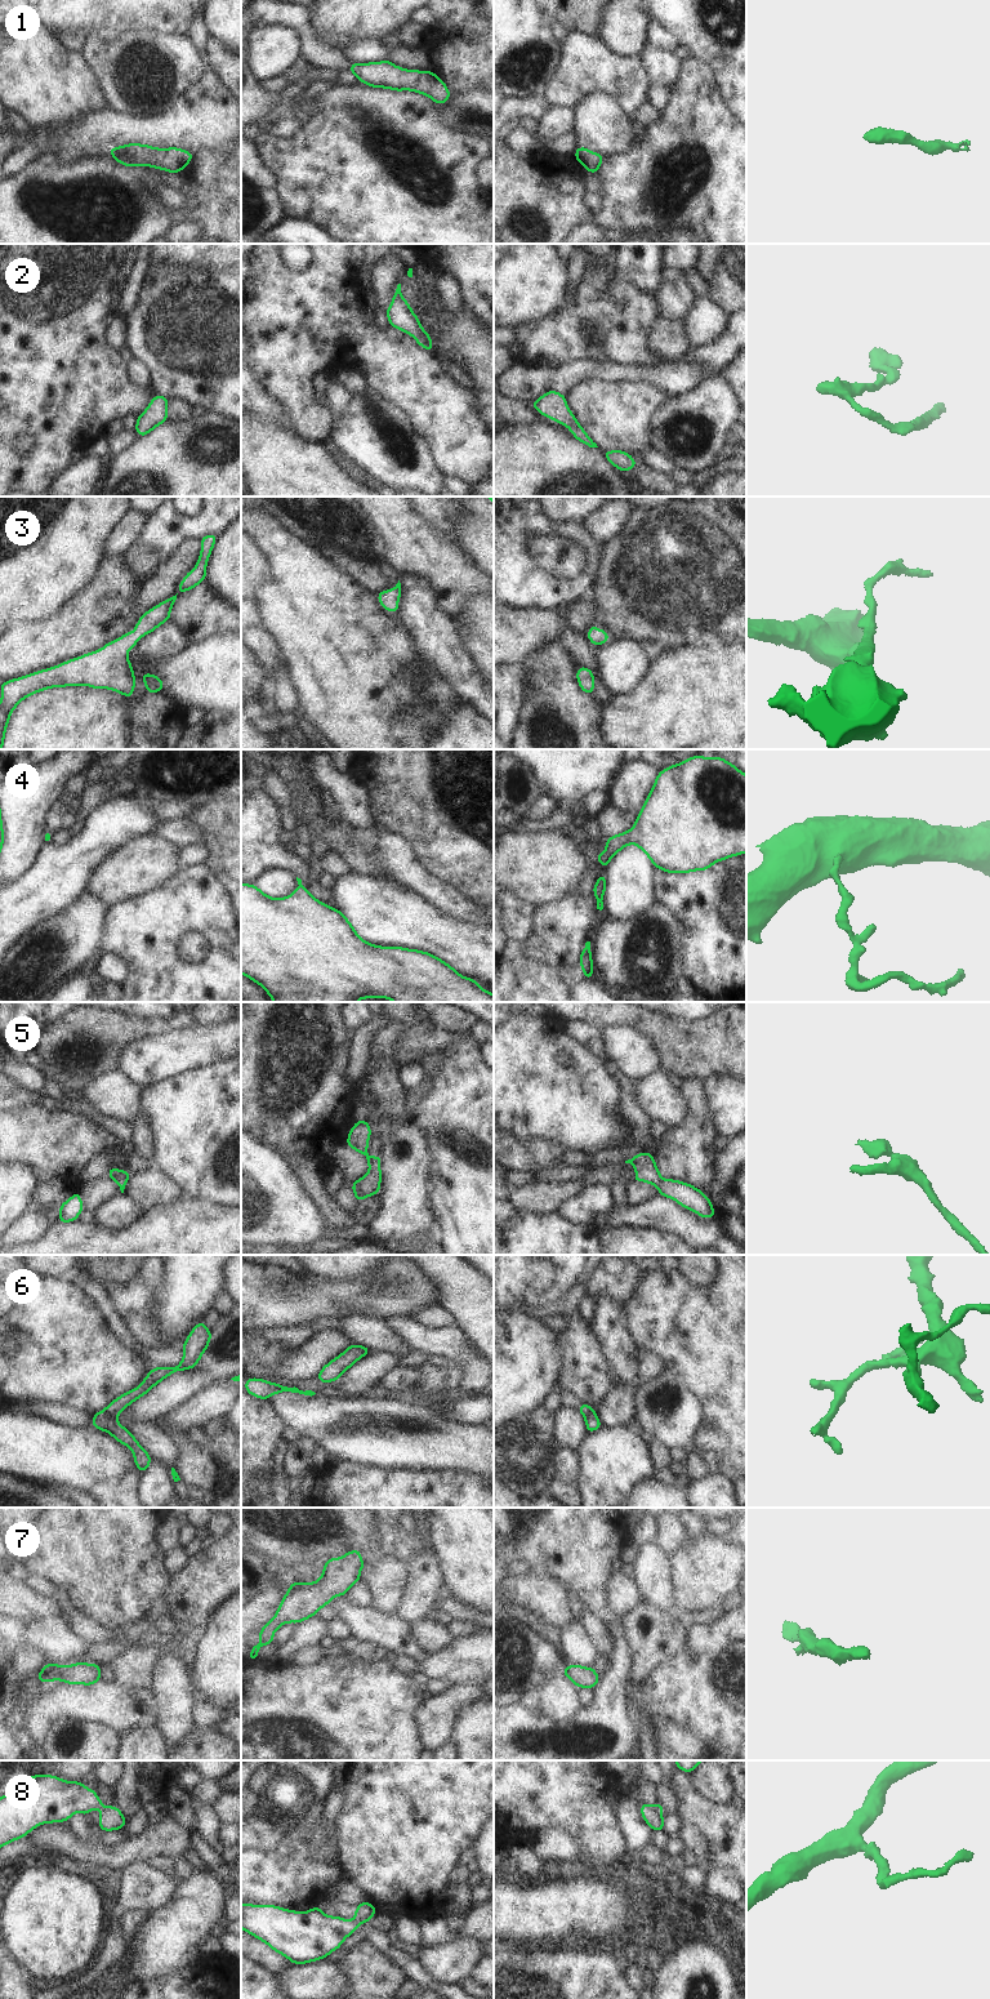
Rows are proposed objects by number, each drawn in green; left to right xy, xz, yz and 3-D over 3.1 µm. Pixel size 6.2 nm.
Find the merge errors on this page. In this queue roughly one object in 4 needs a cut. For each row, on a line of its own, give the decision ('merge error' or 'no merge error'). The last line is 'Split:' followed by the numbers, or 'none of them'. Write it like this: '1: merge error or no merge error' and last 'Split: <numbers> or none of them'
1: no merge error
2: no merge error
3: no merge error
4: no merge error
5: no merge error
6: merge error
7: no merge error
8: merge error
Split: 6, 8

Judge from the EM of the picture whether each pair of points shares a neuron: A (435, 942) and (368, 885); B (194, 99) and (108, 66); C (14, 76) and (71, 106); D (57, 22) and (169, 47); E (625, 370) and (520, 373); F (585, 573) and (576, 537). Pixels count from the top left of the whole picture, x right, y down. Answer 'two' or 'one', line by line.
A: one
B: two
C: one
D: two
E: one
F: one

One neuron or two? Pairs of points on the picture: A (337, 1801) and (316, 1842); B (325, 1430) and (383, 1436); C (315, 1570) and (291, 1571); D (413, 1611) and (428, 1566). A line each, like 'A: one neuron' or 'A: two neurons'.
A: one neuron
B: one neuron
C: one neuron
D: one neuron

